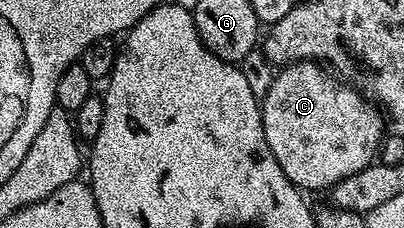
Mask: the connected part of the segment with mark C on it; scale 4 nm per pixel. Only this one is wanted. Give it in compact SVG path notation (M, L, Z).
M301 59L299 63L281 66L277 71L280 72L273 77L268 92L262 95L260 116L266 145L270 145L274 161L282 165L282 173L286 173L293 185L304 193L327 192L338 181L373 166L380 145L386 138L385 116L379 106L373 105L355 87L337 78L327 66L313 60Z

